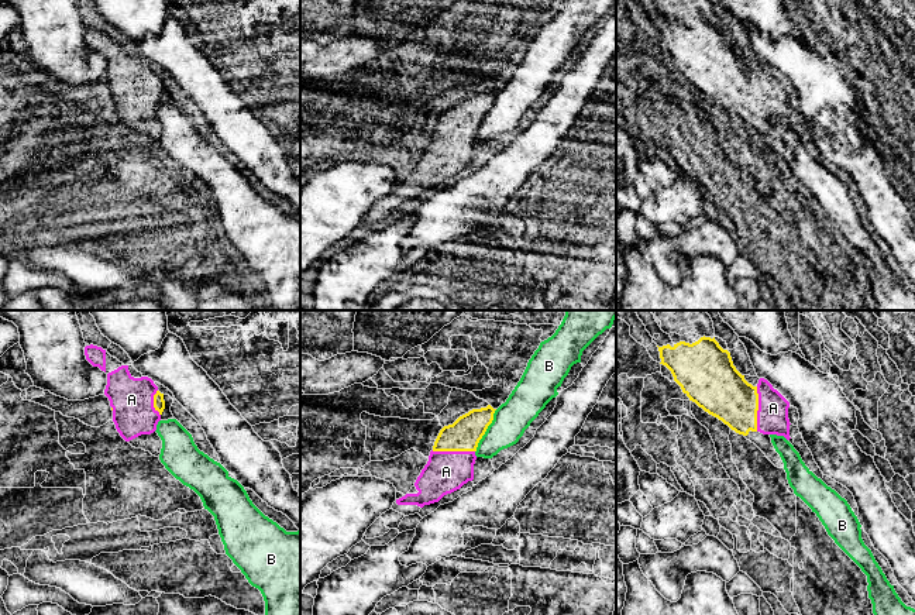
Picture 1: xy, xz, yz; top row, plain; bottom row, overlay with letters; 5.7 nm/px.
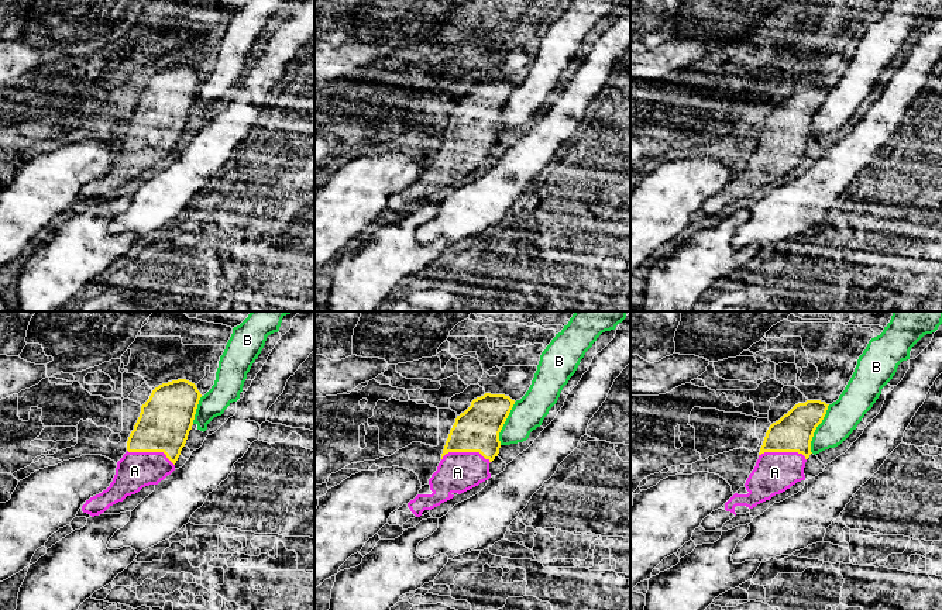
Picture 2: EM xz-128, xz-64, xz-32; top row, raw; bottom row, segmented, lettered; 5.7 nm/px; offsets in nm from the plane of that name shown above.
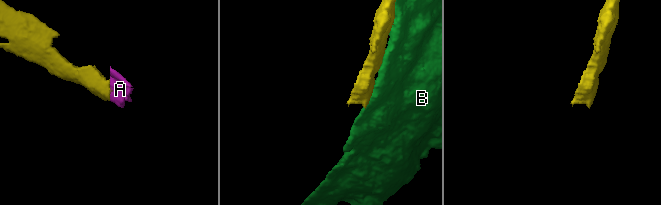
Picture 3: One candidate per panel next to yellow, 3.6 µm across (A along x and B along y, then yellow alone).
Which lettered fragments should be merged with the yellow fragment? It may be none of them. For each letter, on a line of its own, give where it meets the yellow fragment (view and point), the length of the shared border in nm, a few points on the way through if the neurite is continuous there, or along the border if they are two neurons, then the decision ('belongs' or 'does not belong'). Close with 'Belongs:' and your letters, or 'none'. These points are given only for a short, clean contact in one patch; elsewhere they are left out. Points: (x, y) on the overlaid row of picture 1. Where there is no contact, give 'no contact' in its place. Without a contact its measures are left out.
A: yz (757, 409) | 260 nm | belongs
B: xz (485, 430) | 280 nm | does not belong
Belongs: A

